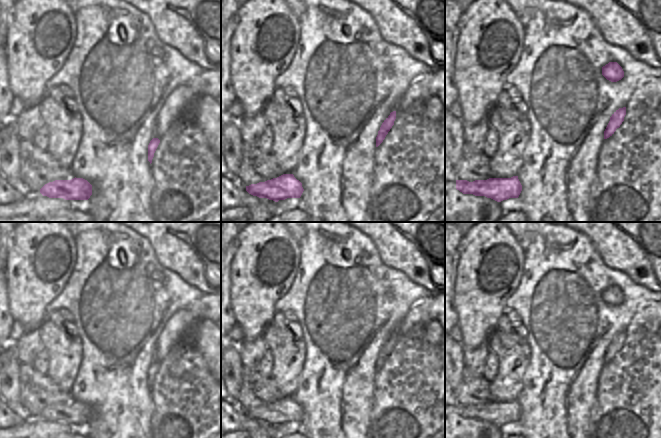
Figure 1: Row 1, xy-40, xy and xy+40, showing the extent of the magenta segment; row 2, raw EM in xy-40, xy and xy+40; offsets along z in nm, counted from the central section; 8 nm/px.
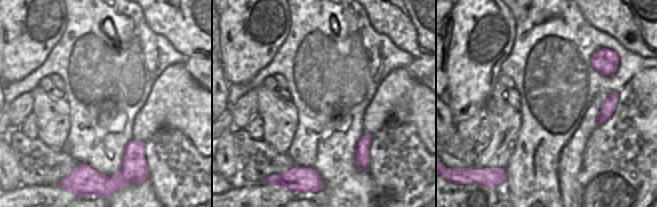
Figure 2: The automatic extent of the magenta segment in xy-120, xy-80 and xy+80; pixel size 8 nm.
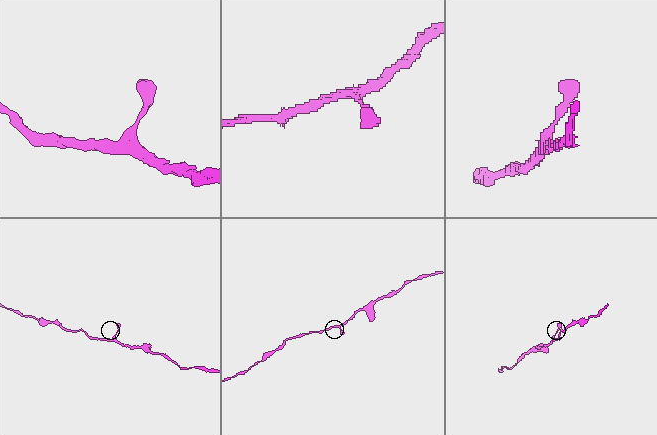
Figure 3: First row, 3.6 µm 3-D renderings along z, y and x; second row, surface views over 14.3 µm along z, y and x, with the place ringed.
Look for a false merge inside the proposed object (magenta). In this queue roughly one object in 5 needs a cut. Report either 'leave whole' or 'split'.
leave whole

